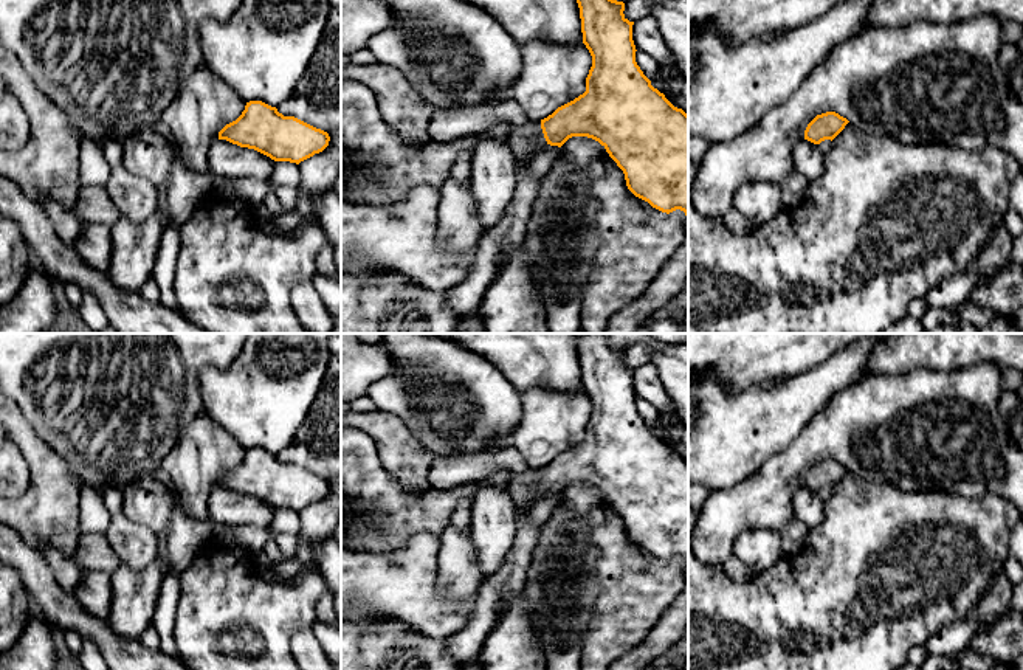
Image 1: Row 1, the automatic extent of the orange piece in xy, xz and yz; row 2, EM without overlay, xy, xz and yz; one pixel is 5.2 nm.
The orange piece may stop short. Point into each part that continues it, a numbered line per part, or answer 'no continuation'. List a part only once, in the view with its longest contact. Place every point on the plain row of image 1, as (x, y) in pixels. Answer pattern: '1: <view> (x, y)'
1: xz (526, 489)

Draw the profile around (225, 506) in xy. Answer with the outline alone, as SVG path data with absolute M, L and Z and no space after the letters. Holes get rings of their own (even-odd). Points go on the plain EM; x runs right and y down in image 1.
M215 487L209 493L211 523L268 526L274 507L248 495L240 495L226 487Z

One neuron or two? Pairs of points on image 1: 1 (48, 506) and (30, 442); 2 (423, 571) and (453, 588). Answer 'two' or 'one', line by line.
1: one
2: two

